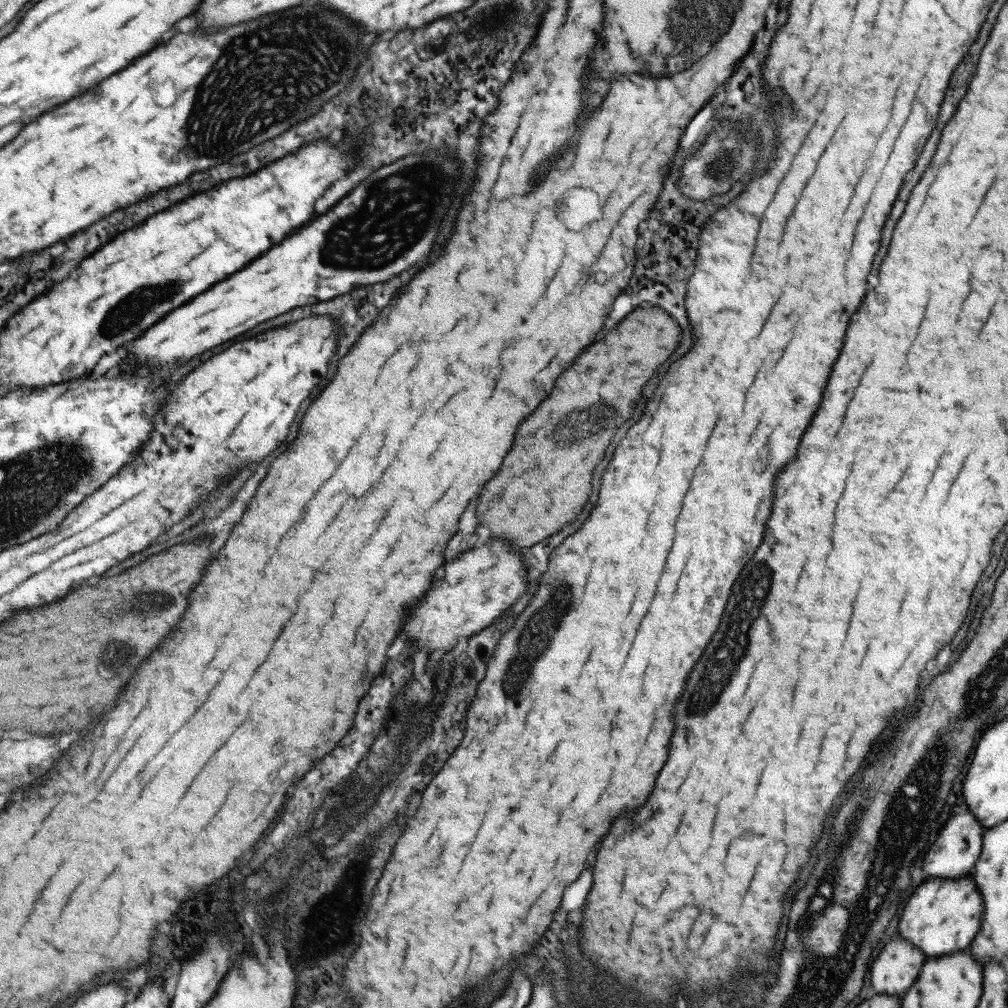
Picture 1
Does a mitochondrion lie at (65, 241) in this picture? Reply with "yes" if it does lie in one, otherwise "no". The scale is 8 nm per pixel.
no

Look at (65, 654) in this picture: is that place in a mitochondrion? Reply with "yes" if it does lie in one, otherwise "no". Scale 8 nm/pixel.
no

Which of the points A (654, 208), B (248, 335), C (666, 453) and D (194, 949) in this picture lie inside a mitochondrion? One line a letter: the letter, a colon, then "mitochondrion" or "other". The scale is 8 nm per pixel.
A: other
B: other
C: other
D: other

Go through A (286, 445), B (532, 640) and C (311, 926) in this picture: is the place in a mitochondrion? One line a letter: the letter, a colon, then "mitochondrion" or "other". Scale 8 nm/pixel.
A: other
B: mitochondrion
C: other

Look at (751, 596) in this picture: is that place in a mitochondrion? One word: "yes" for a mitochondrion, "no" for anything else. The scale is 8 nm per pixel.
yes

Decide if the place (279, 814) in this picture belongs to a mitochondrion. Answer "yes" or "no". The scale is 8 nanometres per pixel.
no

